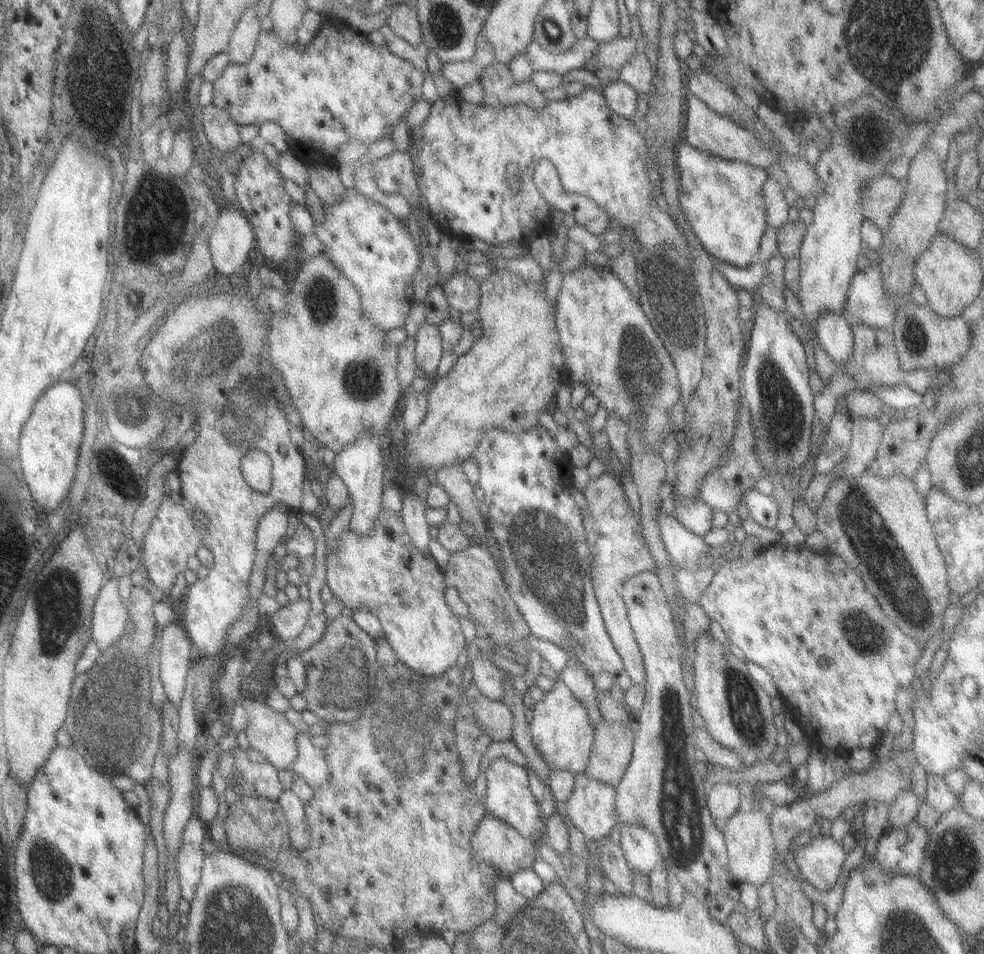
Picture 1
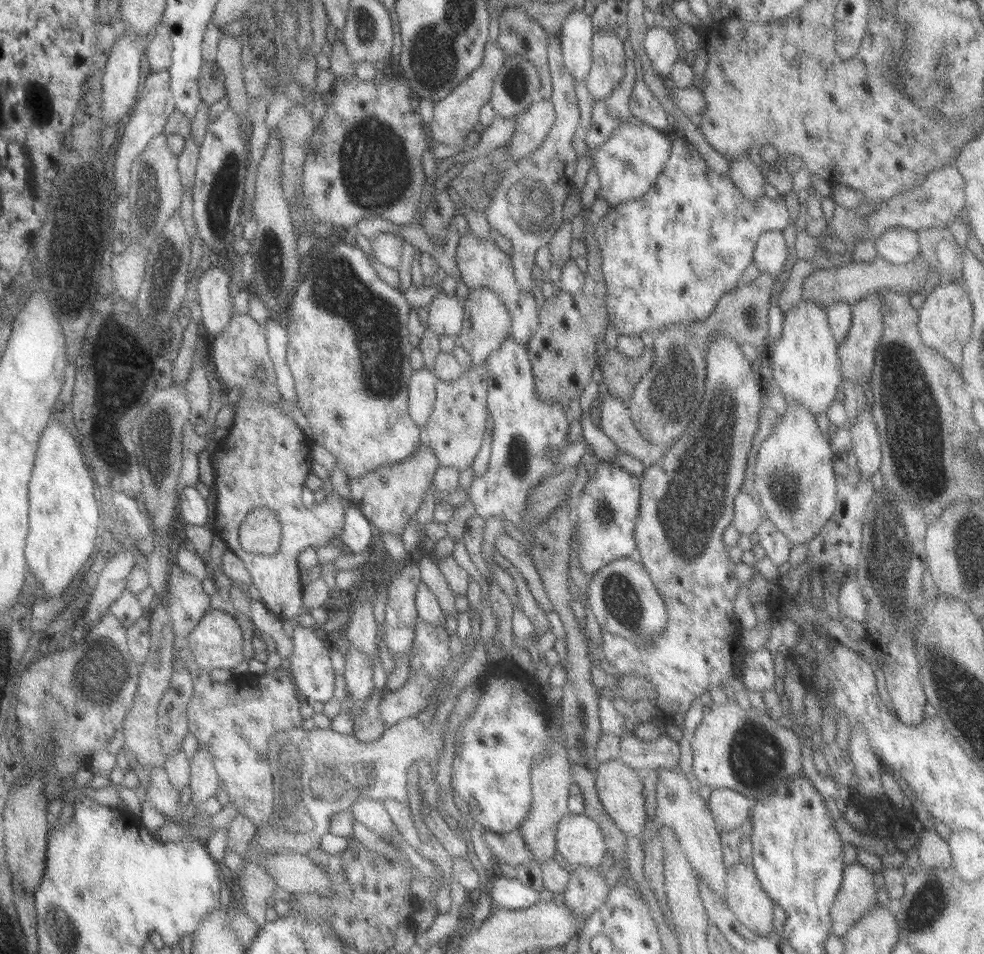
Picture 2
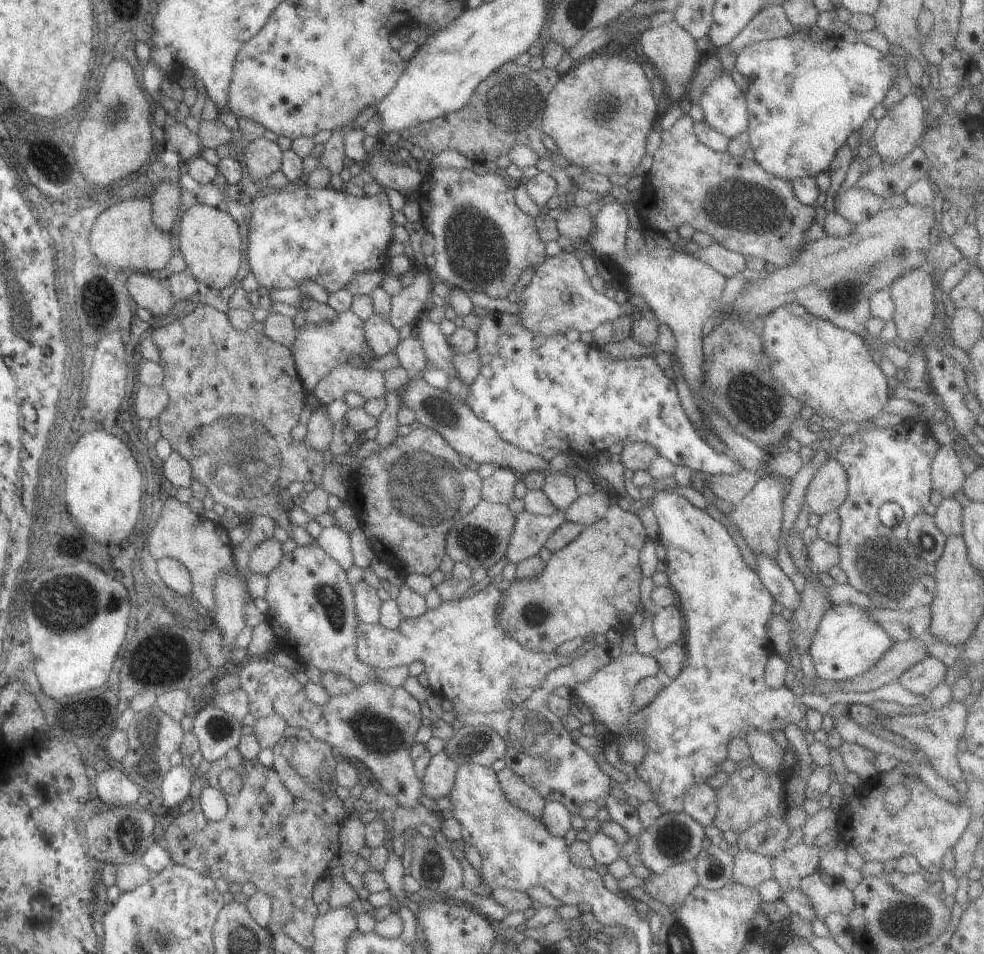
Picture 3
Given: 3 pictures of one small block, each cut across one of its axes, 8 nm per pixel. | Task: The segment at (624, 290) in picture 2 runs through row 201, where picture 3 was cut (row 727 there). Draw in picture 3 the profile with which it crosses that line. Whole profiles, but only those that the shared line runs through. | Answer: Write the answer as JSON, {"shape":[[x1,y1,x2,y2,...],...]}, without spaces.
{"shape":[[655,488,653,496,649,498,648,508,652,511,654,518,656,519,657,526,657,535,656,542,659,542,663,545,665,549,665,574,669,579,669,587,673,590,673,593,676,595,677,601,676,606,682,615,683,620,683,632,681,637,681,645,684,648,685,661,683,669,680,671,680,674,677,674,677,677,673,679,671,684,667,684,656,696,651,700,650,704,647,704,643,709,635,710,634,714,629,718,628,726,626,731,630,733,635,733,638,737,643,739,643,743,646,749,645,757,642,759,642,762,639,762,639,765,635,765,635,775,644,783,649,786,649,789,652,791,653,801,659,809,663,812,680,812,682,811,682,793,693,784,696,783,705,783,705,780,709,776,713,776,716,773,720,772,719,763,726,758,726,745,733,739,739,738,743,739,745,732,750,728,755,728,765,733,769,733,772,729,783,730,785,726,792,723,798,723,799,720,802,720,805,717,805,712,808,709,816,709,821,715,825,715,828,710,830,710,835,705,851,705,852,703,858,703,859,705,869,705,875,701,885,701,885,702,895,702,899,705,902,705,903,708,912,710,917,708,925,698,925,695,915,695,911,692,905,690,904,687,901,687,895,681,885,684,880,688,863,692,863,693,843,693,843,692,833,692,828,693,827,695,811,694,811,692,805,692,801,696,795,696,790,692,790,689,782,685,779,689,769,689,764,682,763,674,764,667,767,663,767,658,771,655,772,651,769,646,768,639,766,638,766,625,769,621,769,618,772,616,771,606,773,606,773,598,769,595,769,592,765,590,763,584,759,581,757,574,753,570,749,570,745,562,741,558,741,554,737,546,734,544,734,541,731,539,731,536,727,534,726,529,719,523,715,522,706,510,699,510,692,506,684,497,677,496,675,492,670,492,670,489,659,489]]}

